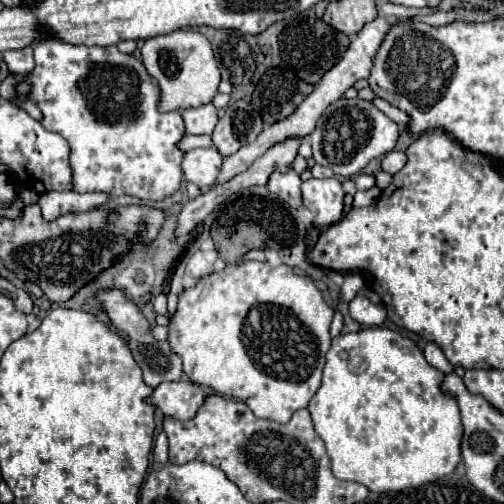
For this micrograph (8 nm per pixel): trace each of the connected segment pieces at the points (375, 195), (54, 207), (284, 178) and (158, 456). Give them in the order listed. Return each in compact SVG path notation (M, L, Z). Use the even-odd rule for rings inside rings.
M375 186L367 191L357 191L353 197L353 207L366 207L374 203L381 195L381 190Z
M47 191L39 195L39 205L45 221L55 221L65 213L89 211L107 201L101 193L75 193L75 191Z
M289 167L287 173L273 171L265 187L271 195L277 195L277 199L285 199L285 203L289 203L291 207L301 207L301 177L293 167Z
M163 431L155 439L153 459L155 459L155 463L167 463L167 435Z

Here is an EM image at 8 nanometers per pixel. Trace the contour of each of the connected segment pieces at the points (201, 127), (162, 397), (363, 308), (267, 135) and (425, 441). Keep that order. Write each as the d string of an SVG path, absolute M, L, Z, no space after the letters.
M205 103L201 107L187 107L181 111L187 135L211 135L217 125L217 109L213 103Z
M173 381L161 383L147 397L147 403L157 407L165 417L173 417L179 421L189 421L201 407L205 395L203 389L191 381Z
M357 295L349 303L349 315L361 325L383 325L387 317L387 309L383 305L371 303L365 295Z
M377 17L375 21L367 23L367 25L357 33L357 37L351 41L351 45L349 45L349 49L345 51L345 55L341 57L341 61L339 61L337 65L333 65L333 67L323 75L323 79L315 85L315 91L313 91L309 97L305 97L305 101L295 109L293 115L289 115L289 117L283 119L283 121L273 123L273 125L267 127L267 129L263 129L263 133L257 137L255 143L245 145L245 147L241 147L241 151L237 151L237 153L233 153L233 155L229 155L229 157L223 159L219 183L225 183L225 181L229 181L233 175L239 175L239 173L247 171L247 169L251 167L251 163L253 163L257 157L261 157L263 153L267 153L269 147L273 147L273 145L277 145L277 143L283 143L285 139L291 139L291 137L301 139L301 137L311 135L311 131L315 129L317 119L323 115L323 111L325 111L331 103L339 101L339 99L345 95L345 91L355 85L355 81L359 81L359 79L363 79L363 77L369 77L369 71L371 71L371 65L373 65L373 55L377 53L377 47L381 45L381 39L385 37L385 31L389 31L389 25L387 25L387 21L385 21L383 17Z
M367 327L363 331L339 335L337 339L333 339L331 349L327 351L325 359L327 361L325 361L325 369L323 369L323 381L321 381L321 387L315 393L315 397L309 401L309 413L313 417L317 435L323 439L323 443L327 447L327 455L331 459L331 469L337 479L349 479L349 481L363 483L373 493L393 493L393 491L403 491L403 489L421 487L425 483L433 483L455 471L457 463L461 461L461 431L463 431L461 417L457 411L457 401L449 399L449 395L441 395L439 385L441 385L443 373L425 361L423 351L409 337L405 337L399 331L391 331L387 327Z

